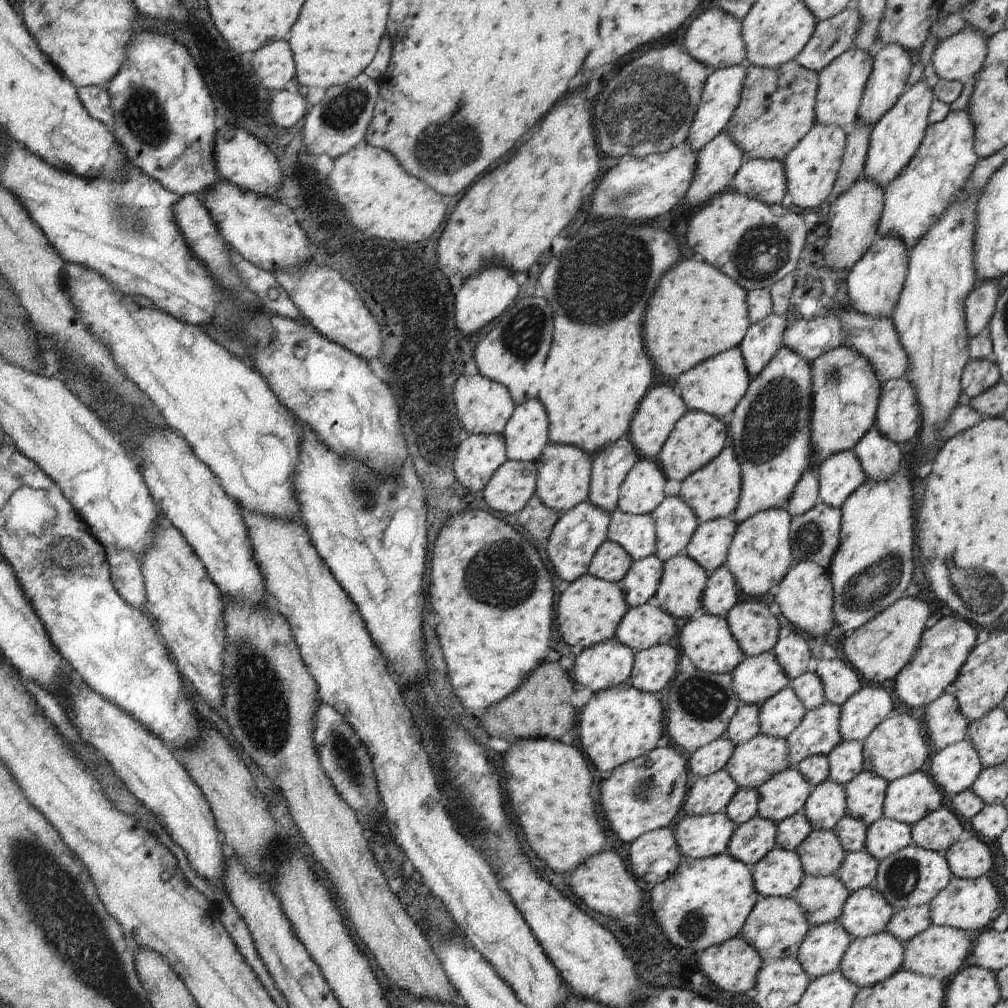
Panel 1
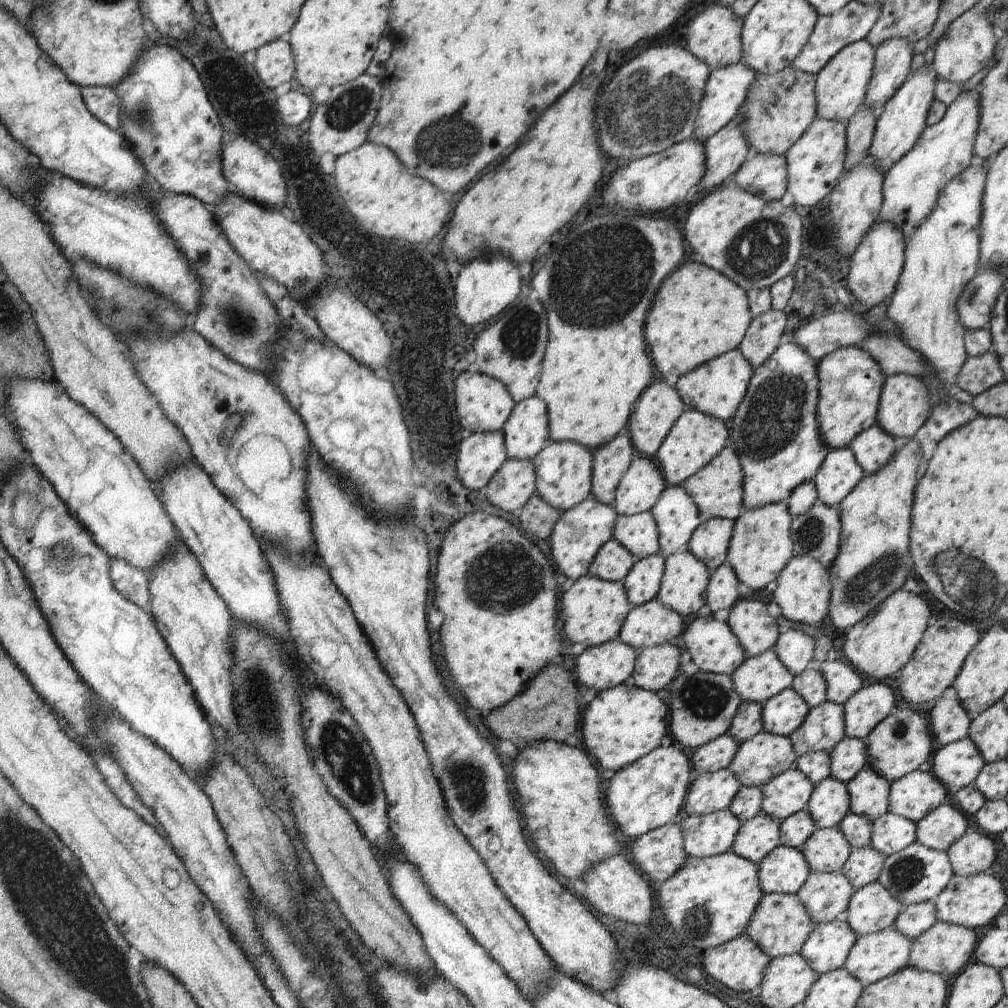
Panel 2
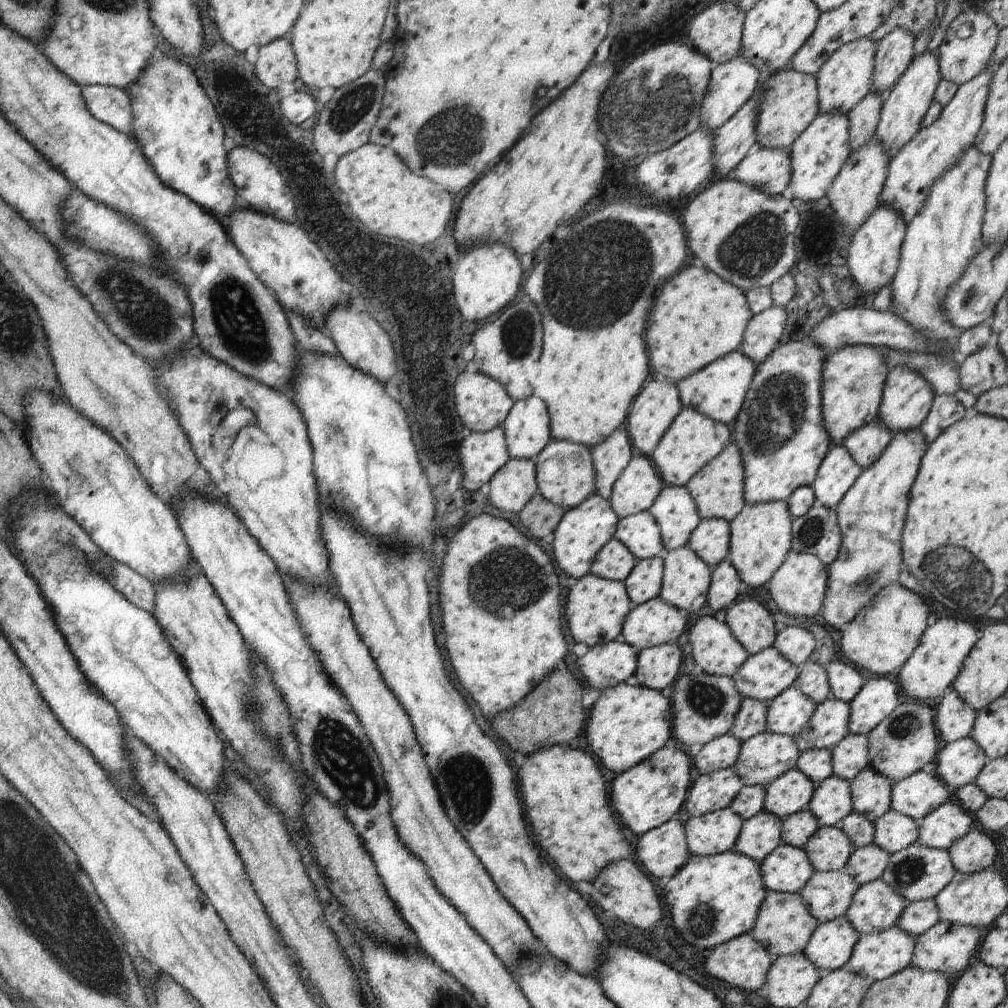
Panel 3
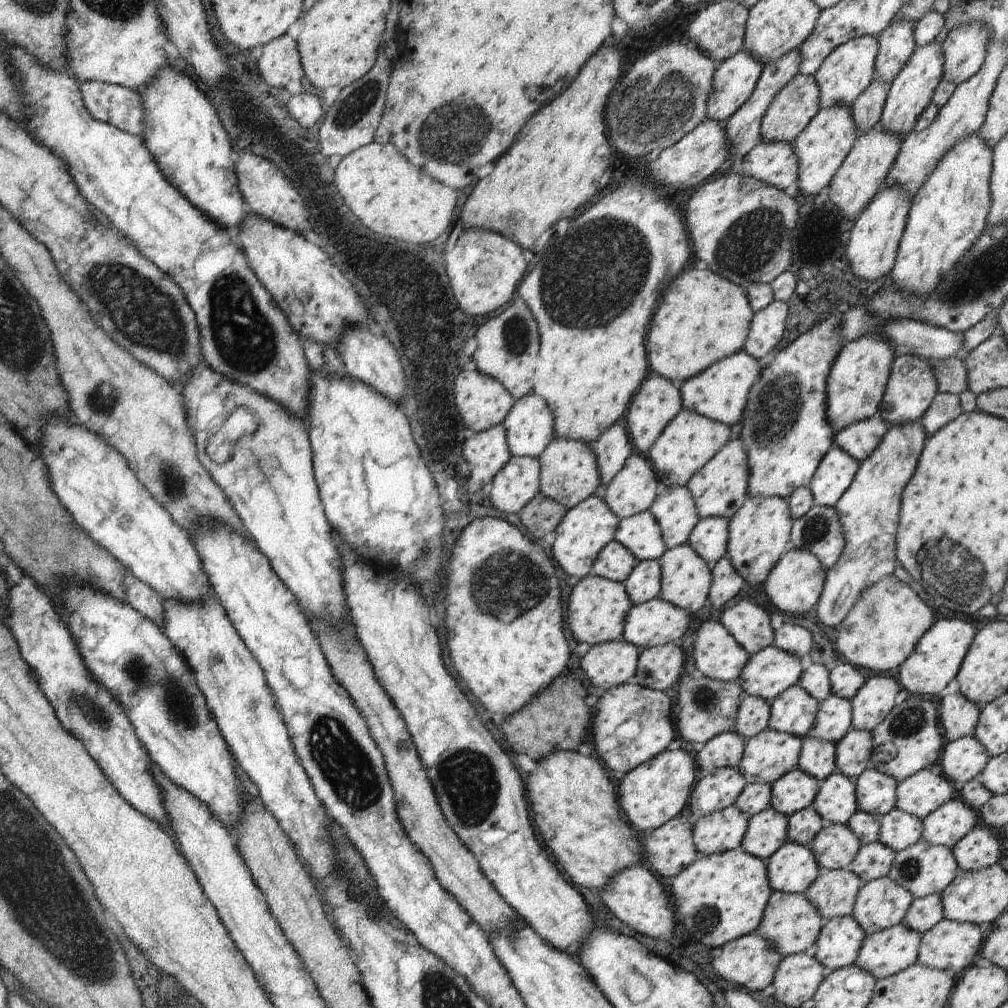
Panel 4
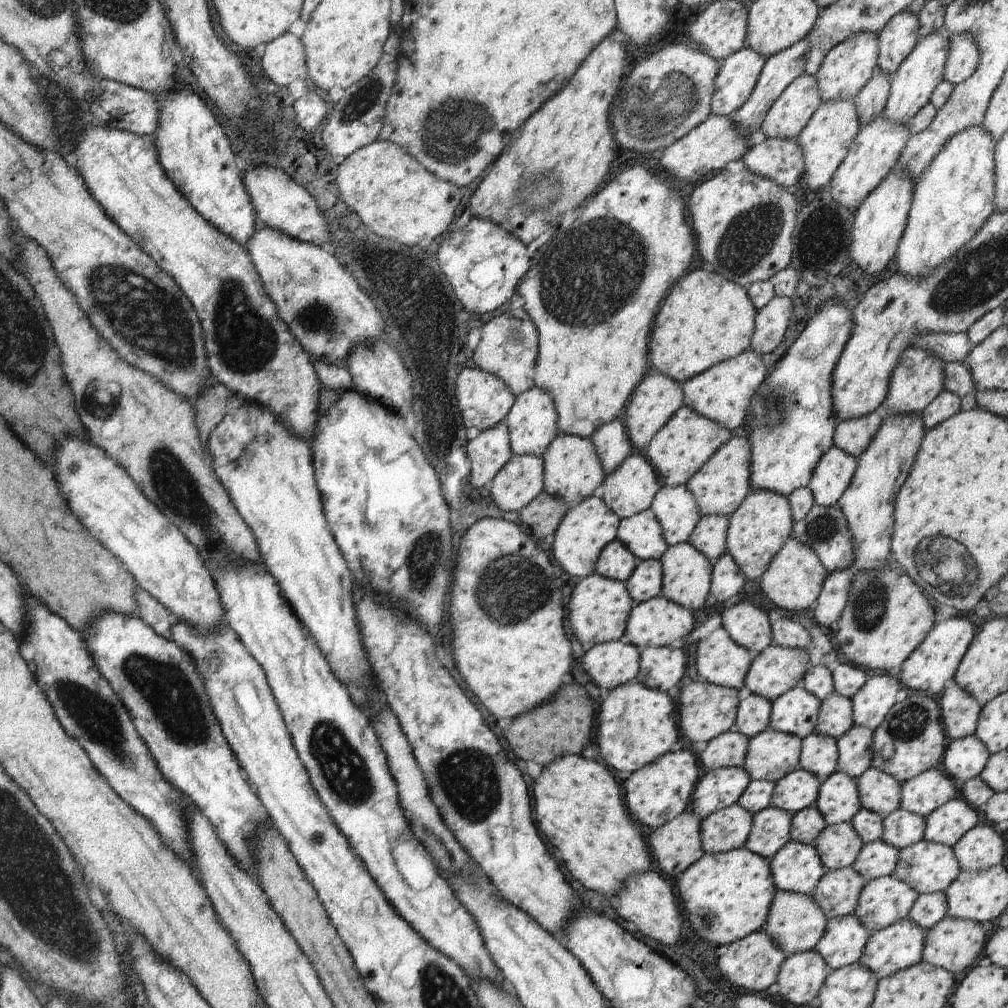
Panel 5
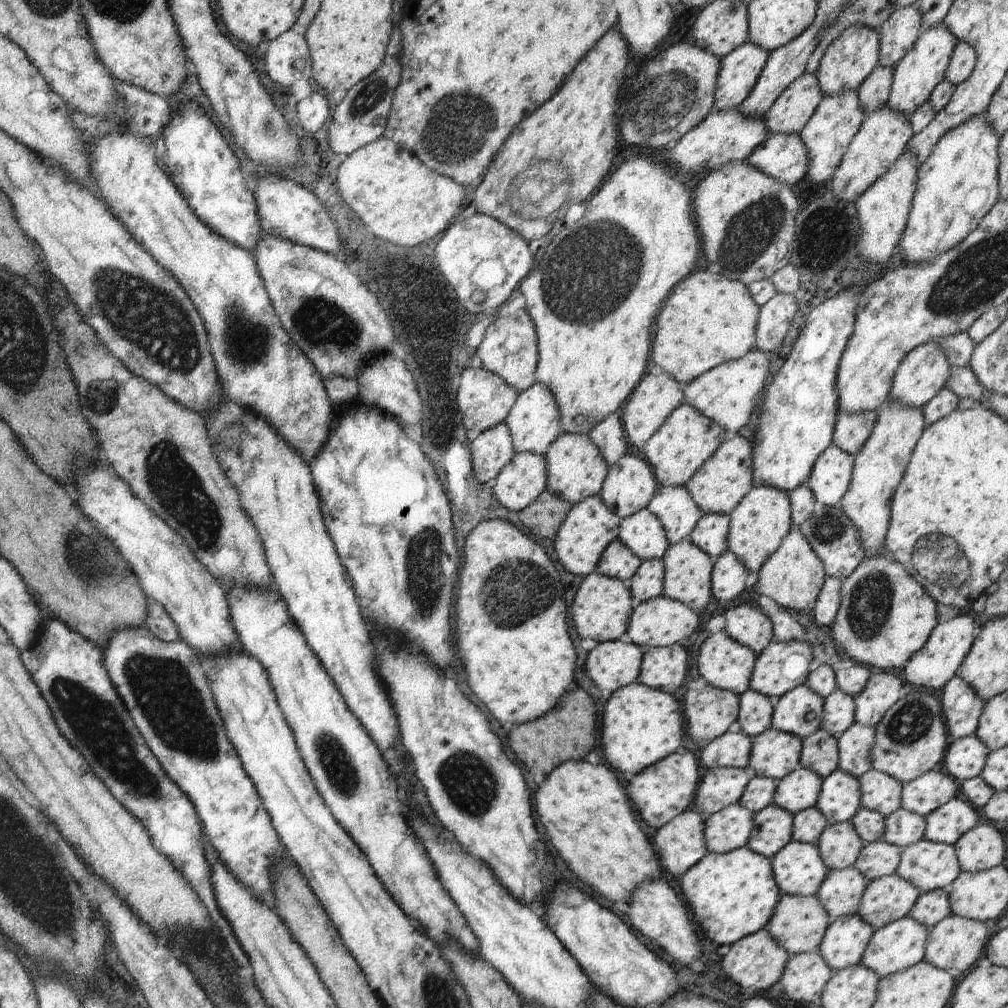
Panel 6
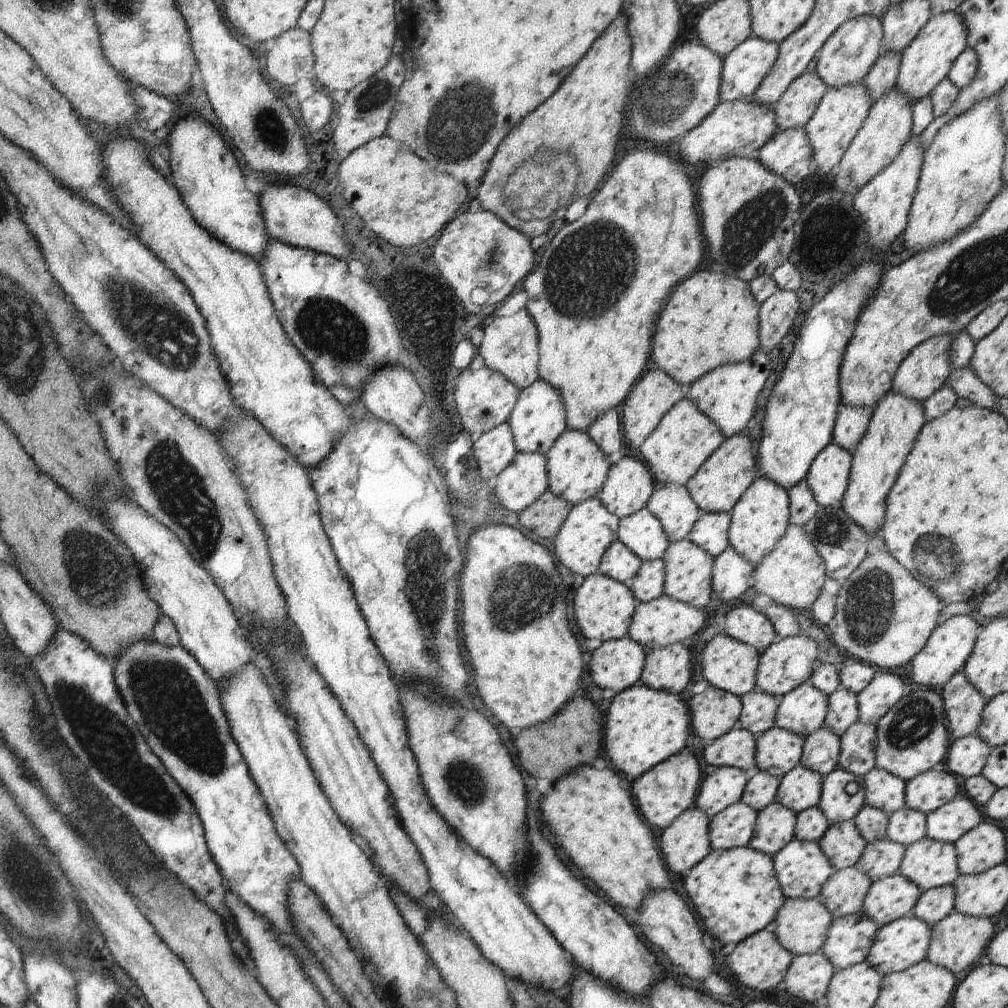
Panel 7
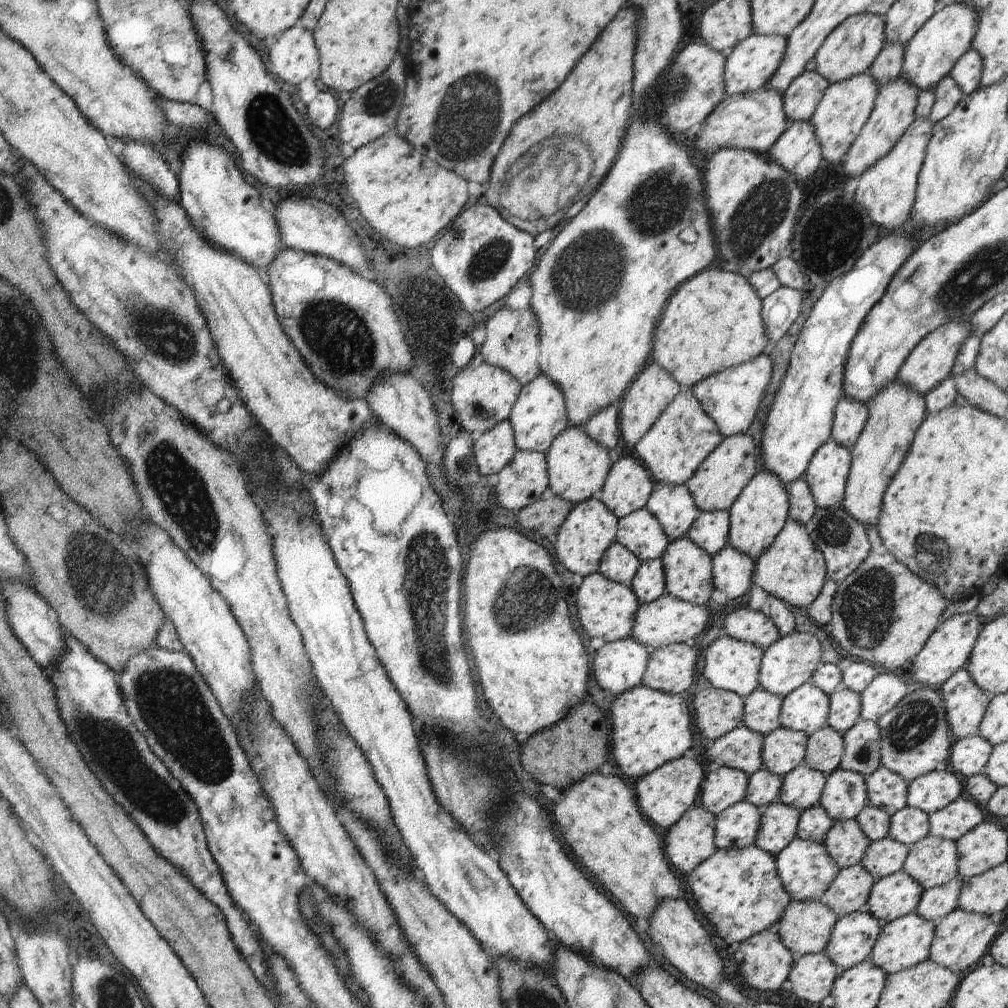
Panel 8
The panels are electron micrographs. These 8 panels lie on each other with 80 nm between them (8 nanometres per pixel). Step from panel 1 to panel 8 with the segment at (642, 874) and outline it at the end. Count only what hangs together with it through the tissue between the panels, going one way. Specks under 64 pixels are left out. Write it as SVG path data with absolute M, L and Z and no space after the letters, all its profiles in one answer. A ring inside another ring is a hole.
M692 807L668 829L664 838L663 849L672 868L689 873L704 862L717 849L714 844L715 815L704 807Z

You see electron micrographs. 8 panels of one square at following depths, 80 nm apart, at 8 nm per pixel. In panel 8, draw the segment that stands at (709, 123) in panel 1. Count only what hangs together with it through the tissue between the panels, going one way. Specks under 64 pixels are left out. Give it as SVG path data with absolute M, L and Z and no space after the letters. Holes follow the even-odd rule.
M752 33L739 42L726 58L724 71L725 96L748 94L763 88L782 60L787 39L778 35L762 36Z

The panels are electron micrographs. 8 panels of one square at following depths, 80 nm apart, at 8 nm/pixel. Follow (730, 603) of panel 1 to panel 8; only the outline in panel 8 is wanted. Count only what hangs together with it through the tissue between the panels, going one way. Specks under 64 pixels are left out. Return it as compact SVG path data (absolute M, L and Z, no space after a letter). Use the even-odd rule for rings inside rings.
M728 544L711 561L713 586L722 590L728 599L736 600L750 590L756 565L754 559Z

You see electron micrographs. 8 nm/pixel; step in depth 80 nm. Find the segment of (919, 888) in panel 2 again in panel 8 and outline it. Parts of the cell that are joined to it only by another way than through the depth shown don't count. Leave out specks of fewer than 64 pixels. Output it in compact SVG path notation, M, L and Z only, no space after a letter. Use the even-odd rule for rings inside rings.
M928 836L915 842L913 845L908 845L907 847L909 853L906 857L903 871L906 874L909 874L925 889L942 886L947 882L960 878L957 863L958 853L956 841Z

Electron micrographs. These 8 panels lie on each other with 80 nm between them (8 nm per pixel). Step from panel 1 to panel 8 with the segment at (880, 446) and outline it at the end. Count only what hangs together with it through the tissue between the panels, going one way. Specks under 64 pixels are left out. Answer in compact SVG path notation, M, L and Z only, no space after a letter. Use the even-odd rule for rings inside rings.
M844 396L835 406L831 438L850 450L856 444L868 417L869 408L866 403Z

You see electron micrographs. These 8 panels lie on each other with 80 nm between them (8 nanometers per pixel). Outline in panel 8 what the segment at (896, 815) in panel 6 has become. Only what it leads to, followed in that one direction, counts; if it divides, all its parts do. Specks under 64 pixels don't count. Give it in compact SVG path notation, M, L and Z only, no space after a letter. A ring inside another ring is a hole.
M906 805L902 810L891 815L890 838L908 846L928 836L930 834L927 812Z

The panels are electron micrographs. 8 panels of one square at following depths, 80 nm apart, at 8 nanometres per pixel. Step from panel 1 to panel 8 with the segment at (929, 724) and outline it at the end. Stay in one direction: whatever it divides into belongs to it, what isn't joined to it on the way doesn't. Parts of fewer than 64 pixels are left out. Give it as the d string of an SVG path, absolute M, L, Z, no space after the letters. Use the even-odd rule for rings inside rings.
M965 667L957 670L946 682L943 682L939 693L946 707L947 721L953 740L969 737L970 735L978 735L981 720L994 695L980 690L970 678L969 672Z

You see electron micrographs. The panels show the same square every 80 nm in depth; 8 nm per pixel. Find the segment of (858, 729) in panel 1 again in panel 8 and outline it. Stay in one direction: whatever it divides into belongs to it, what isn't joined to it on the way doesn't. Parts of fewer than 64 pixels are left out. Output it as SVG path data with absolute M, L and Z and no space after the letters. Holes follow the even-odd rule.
M888 670L885 674L878 673L878 676L859 694L860 719L877 722L908 694L906 686L904 681Z

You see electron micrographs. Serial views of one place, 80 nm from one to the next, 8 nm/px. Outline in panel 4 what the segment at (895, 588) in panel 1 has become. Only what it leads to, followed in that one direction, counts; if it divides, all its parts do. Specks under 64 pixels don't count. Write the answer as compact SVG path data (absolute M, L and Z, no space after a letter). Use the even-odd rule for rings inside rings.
M919 420L890 426L877 449L860 463L852 484L836 503L845 545L838 562L827 569L825 583L814 608L822 624L838 628L866 589L894 574L898 565L896 535L902 491L914 476L927 437Z

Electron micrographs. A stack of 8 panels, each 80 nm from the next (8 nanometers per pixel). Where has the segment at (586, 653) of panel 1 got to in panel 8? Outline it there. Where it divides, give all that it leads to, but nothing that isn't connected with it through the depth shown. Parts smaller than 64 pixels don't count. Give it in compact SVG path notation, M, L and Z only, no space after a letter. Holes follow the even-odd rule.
M631 636L605 643L594 653L594 678L600 688L622 694L641 684L649 656L650 650Z

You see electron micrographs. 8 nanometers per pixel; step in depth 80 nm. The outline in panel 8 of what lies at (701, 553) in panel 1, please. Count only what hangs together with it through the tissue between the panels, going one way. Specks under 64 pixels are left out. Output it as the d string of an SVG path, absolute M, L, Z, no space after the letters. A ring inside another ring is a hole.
M702 511L686 536L709 555L718 554L729 544L729 511Z

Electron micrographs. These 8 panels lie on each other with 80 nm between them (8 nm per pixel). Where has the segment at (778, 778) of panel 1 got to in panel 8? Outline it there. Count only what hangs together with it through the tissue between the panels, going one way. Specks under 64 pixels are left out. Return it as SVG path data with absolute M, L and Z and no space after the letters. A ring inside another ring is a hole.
M802 764L782 777L778 802L801 811L820 804L825 774Z

